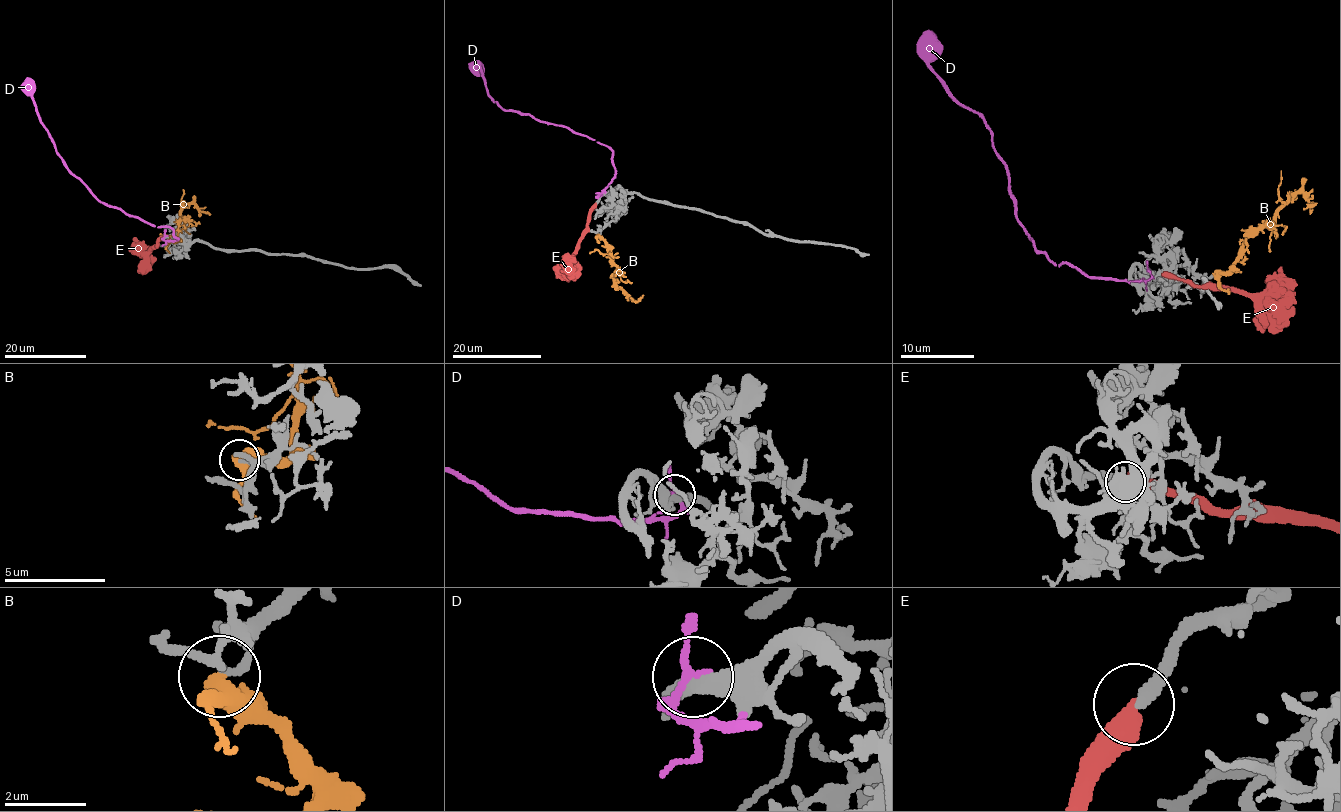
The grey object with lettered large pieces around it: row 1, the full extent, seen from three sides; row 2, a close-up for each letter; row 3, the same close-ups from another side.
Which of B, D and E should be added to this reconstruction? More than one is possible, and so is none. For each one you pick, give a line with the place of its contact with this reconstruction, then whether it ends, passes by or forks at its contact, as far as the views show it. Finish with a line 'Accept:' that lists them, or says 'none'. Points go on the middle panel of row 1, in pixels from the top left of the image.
Accept: none

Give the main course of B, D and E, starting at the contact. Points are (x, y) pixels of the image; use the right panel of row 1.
B: (1214, 275), (1228, 273), (1242, 243), (1301, 192), (1314, 204), (1304, 208)
D: (1149, 271), (1145, 280), (1086, 277), (1036, 250), (1016, 216), (1008, 168), (986, 122), (929, 65), (932, 31)
E: (1163, 275), (1189, 280), (1197, 286), (1228, 286), (1245, 292), (1272, 294), (1290, 279)

